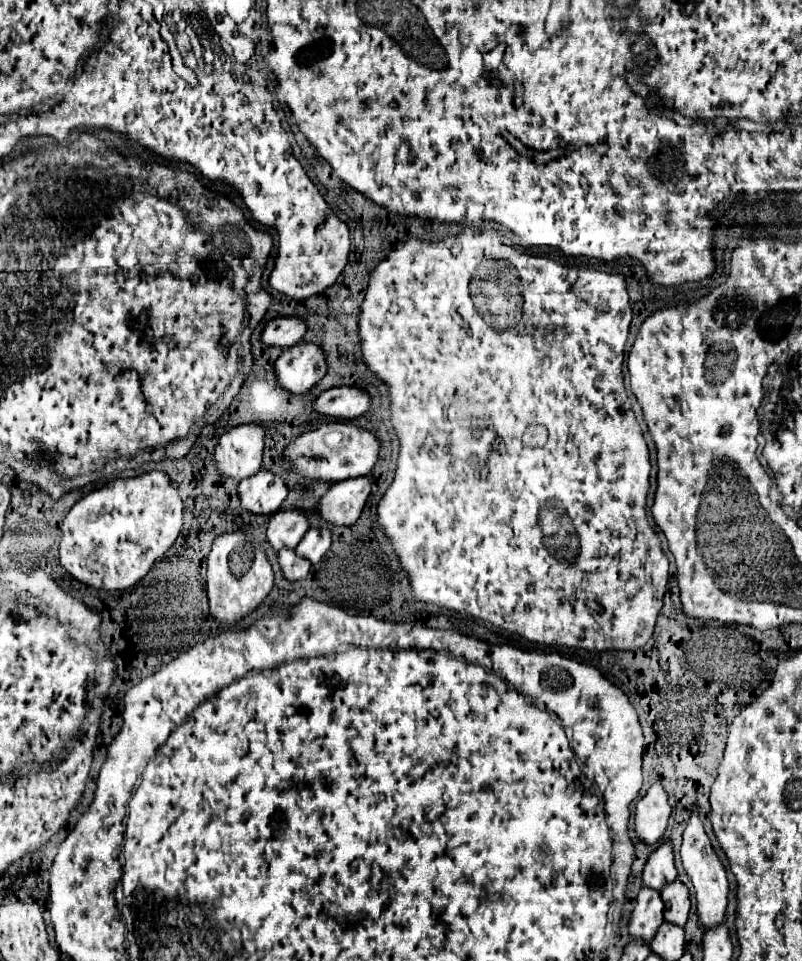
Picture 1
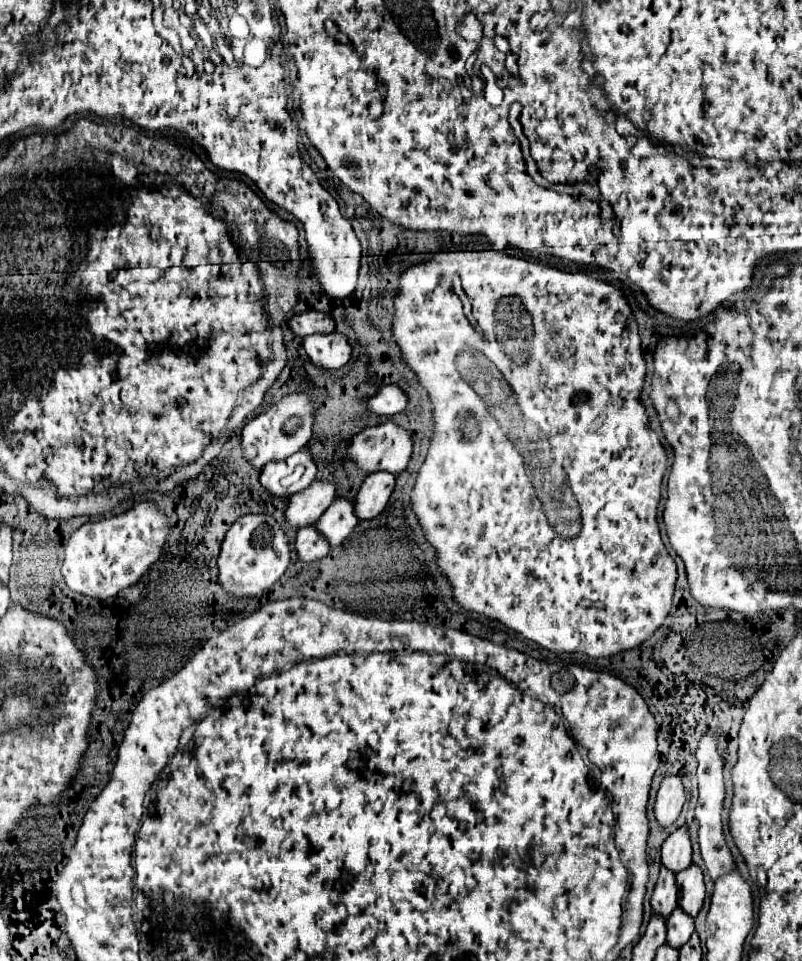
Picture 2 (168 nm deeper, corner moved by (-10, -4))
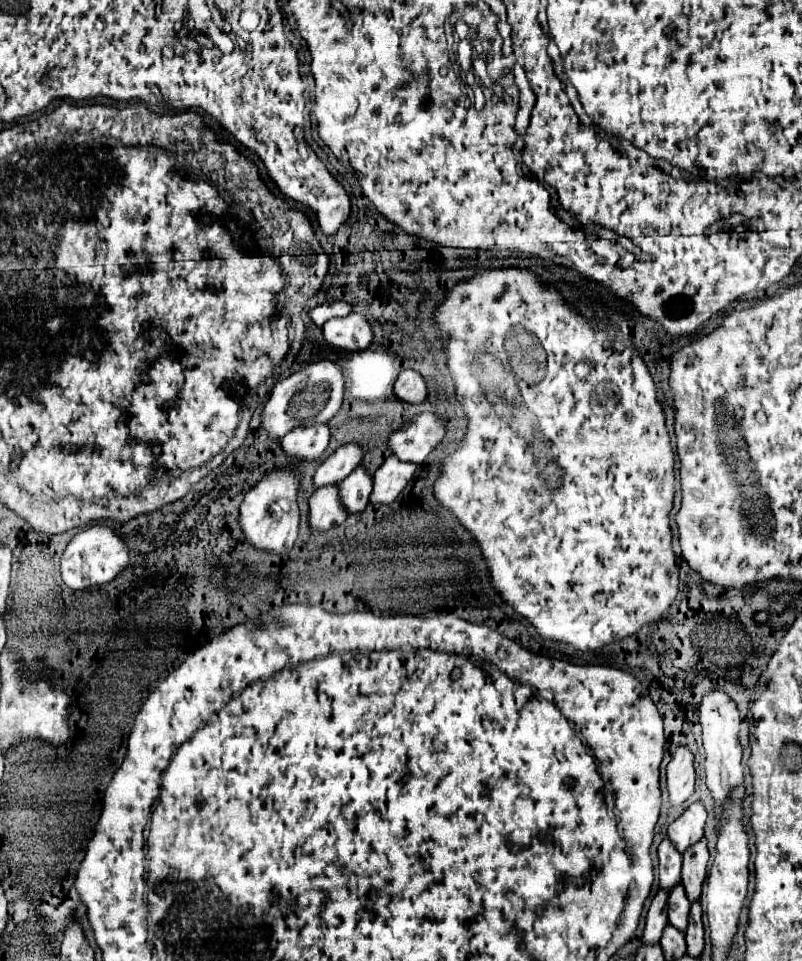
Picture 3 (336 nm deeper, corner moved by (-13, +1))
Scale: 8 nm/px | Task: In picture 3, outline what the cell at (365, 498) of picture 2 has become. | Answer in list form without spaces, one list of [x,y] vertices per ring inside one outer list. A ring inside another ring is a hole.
[[[394,456],[386,458],[384,464],[374,472],[374,490],[370,496],[372,504],[390,504],[406,488],[418,470],[412,462],[402,462]]]

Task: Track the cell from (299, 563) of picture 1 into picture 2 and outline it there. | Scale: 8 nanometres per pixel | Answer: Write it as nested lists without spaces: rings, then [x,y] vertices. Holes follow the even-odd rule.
[[[303,527],[295,539],[295,551],[301,561],[319,561],[329,553],[329,543],[315,531],[315,527]]]

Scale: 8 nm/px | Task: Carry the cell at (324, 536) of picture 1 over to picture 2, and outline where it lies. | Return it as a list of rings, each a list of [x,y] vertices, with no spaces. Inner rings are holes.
[[[335,499],[331,507],[321,515],[315,529],[329,541],[329,547],[335,549],[349,537],[357,521],[359,519],[353,513],[353,503],[347,499]]]

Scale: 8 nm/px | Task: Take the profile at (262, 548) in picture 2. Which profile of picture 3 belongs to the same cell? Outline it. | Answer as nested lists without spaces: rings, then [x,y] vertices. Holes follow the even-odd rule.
[[[284,466],[280,470],[272,470],[264,474],[264,478],[248,490],[244,502],[240,506],[240,526],[248,542],[252,542],[258,550],[272,550],[276,554],[286,554],[296,538],[298,538],[298,486],[300,476],[292,466]]]

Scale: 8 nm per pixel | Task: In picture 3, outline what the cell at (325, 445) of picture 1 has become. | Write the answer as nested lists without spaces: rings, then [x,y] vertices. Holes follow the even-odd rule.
[[[424,412],[418,414],[414,420],[404,422],[400,430],[390,434],[388,446],[400,460],[422,464],[426,456],[442,442],[444,434],[444,422],[436,414]]]

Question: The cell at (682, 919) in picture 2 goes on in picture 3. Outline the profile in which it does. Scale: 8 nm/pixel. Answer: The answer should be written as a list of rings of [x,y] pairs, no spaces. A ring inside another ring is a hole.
[[[678,884],[678,886],[674,886],[674,890],[670,890],[668,920],[672,926],[676,926],[678,930],[684,932],[688,926],[688,914],[690,914],[690,900],[686,898],[684,886]]]

